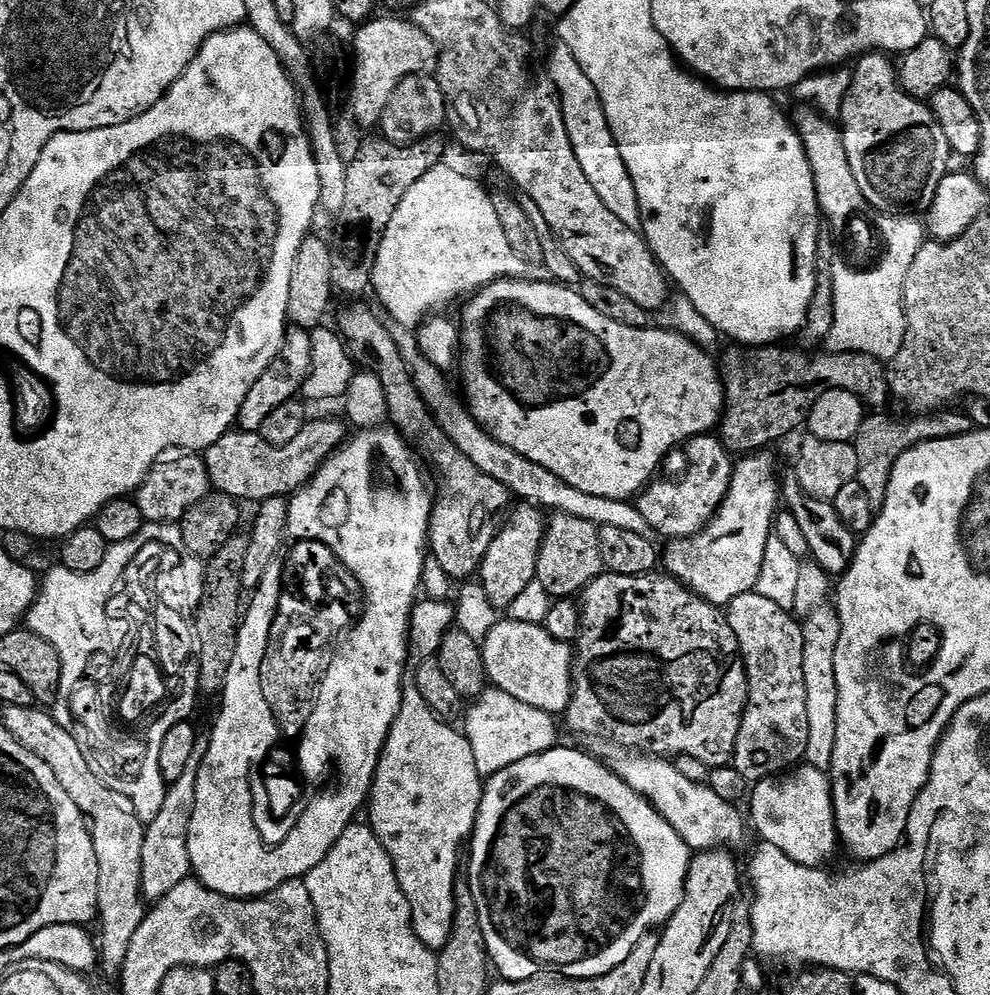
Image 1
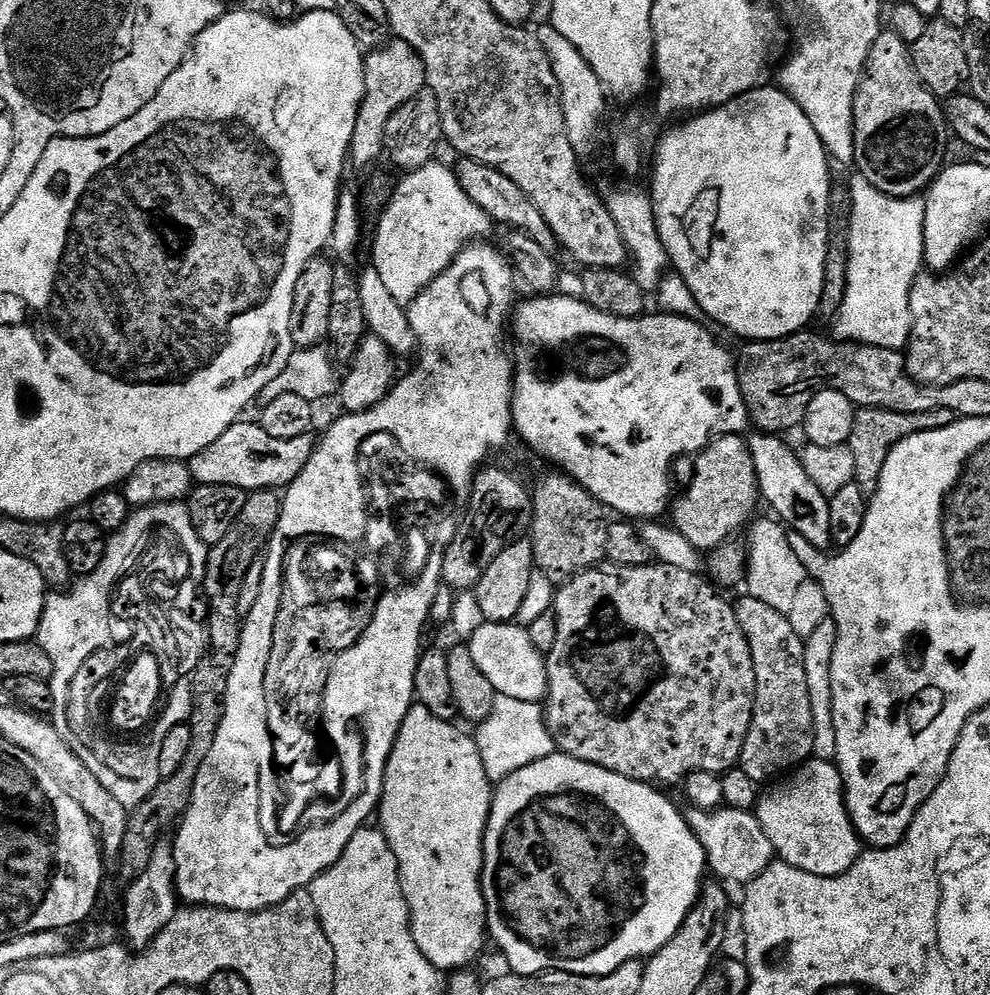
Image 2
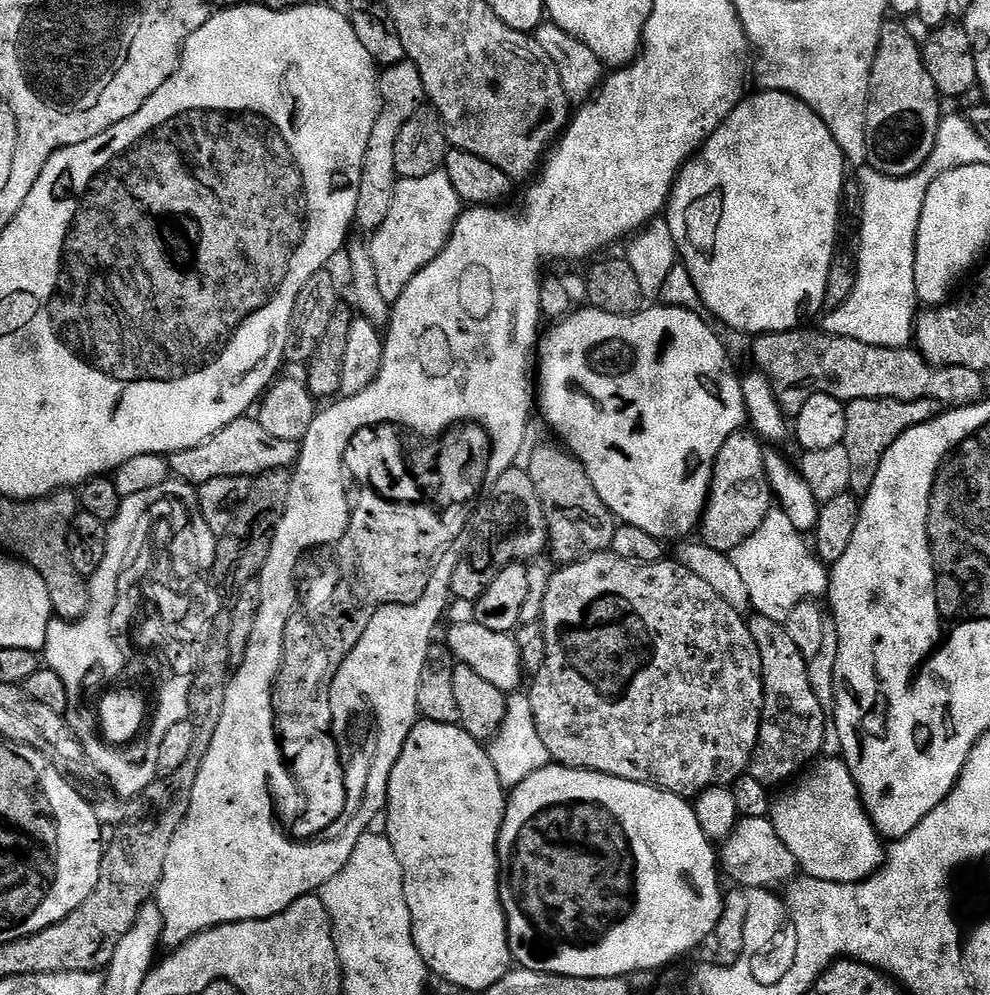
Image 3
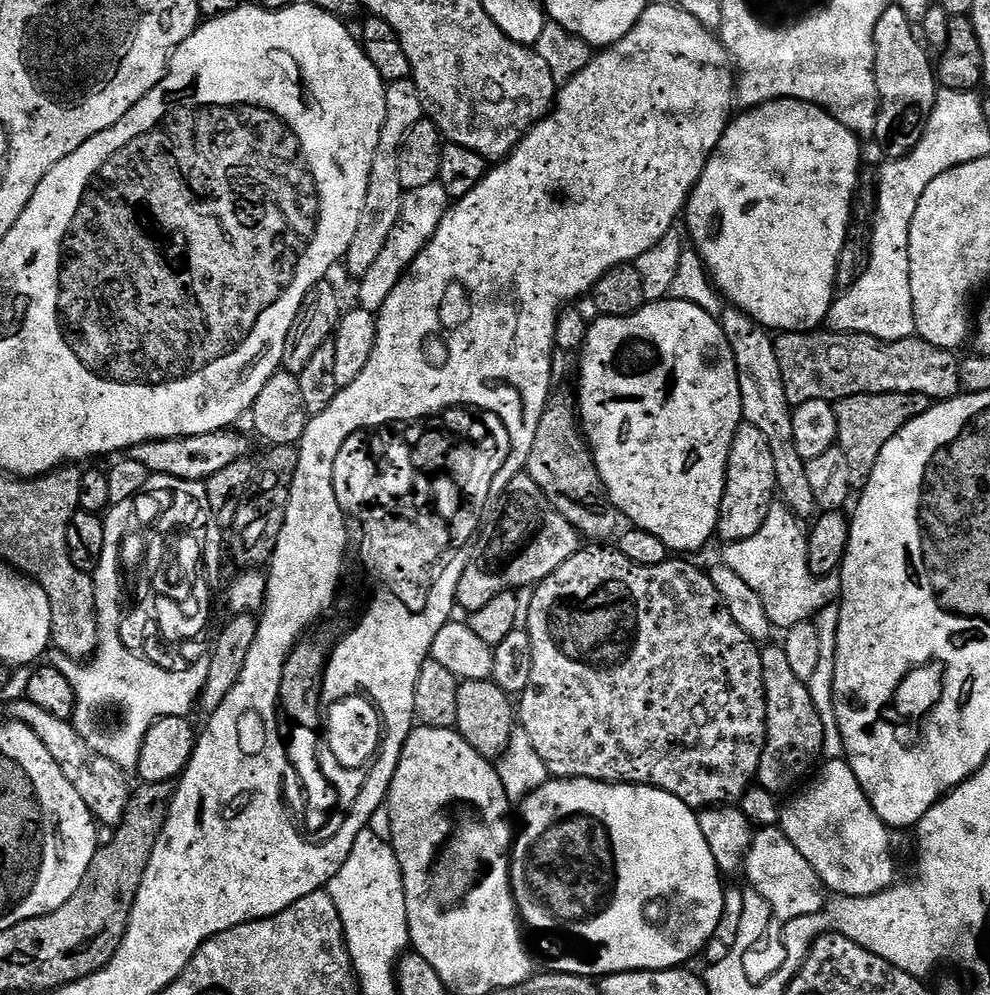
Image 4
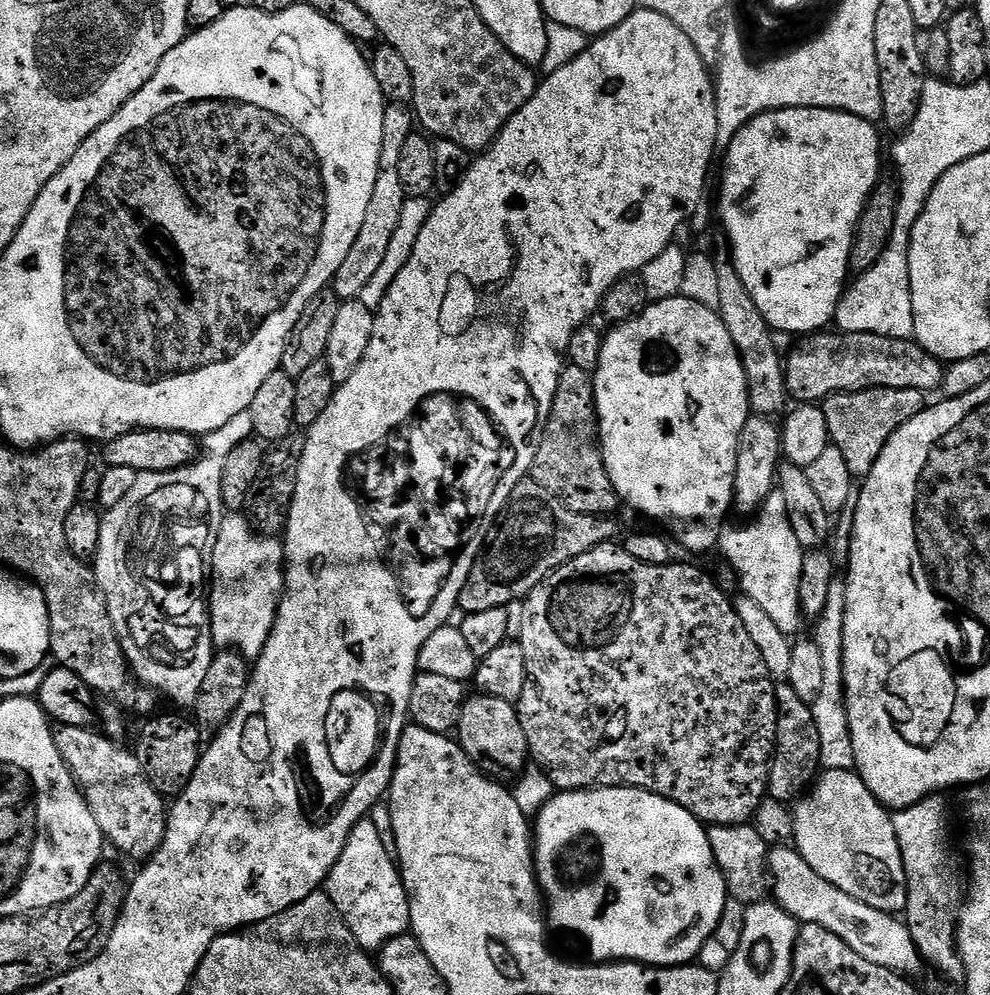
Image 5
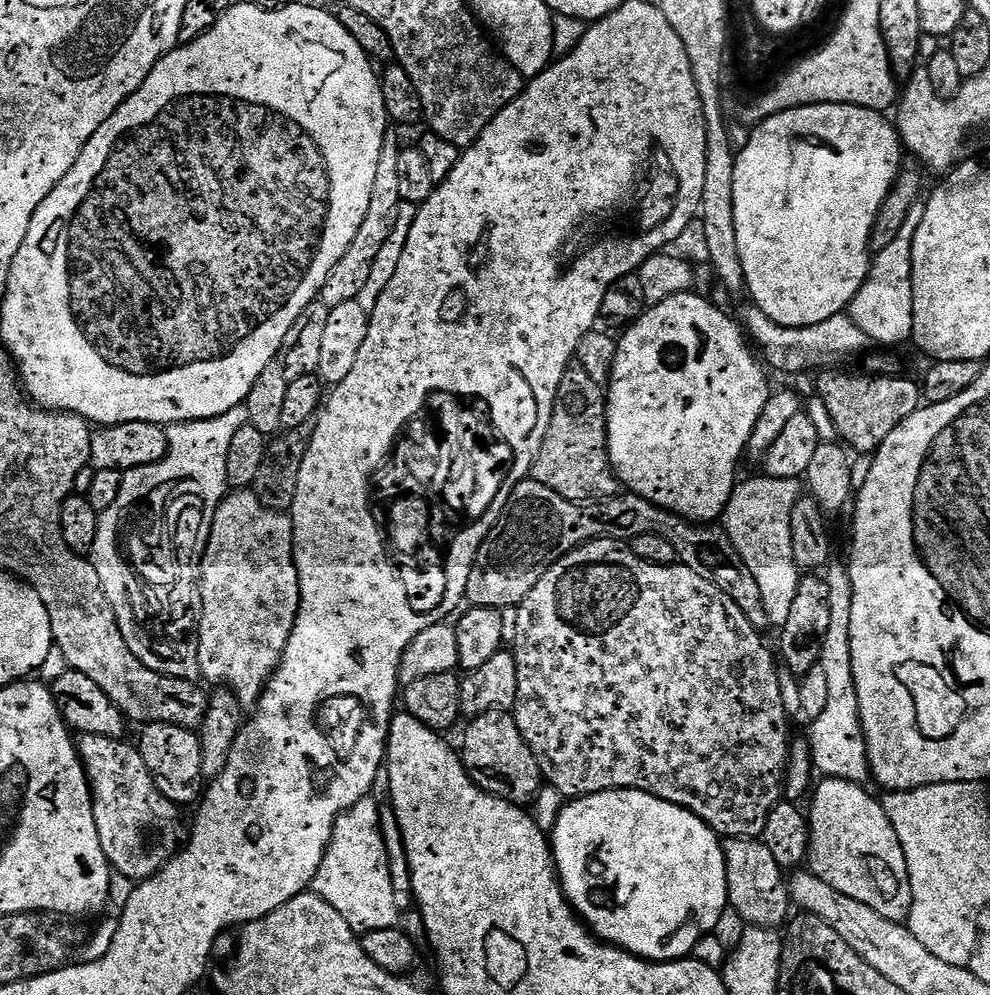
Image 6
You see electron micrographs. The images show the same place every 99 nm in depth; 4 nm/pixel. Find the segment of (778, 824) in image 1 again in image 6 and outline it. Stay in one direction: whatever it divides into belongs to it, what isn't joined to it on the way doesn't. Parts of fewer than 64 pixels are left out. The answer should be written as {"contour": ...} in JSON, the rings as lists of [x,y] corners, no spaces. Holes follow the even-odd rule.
{"contour":[[[827,778],[821,779],[815,785],[810,796],[812,809],[809,807],[806,812],[808,831],[812,833],[810,871],[818,878],[822,878],[822,882],[832,884],[834,890],[846,894],[846,898],[854,898],[854,902],[870,906],[870,910],[882,914],[882,918],[904,922],[907,921],[912,905],[906,854],[902,854],[902,842],[898,842],[898,834],[894,834],[890,818],[886,818],[883,803],[879,799],[875,800],[868,790],[863,784]]]}

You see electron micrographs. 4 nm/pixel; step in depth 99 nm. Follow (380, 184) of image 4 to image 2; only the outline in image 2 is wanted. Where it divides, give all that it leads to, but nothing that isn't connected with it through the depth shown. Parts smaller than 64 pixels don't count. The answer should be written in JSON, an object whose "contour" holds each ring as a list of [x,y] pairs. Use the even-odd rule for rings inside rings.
{"contour":[[[389,39],[379,48],[371,49],[364,58],[364,97],[354,126],[354,138],[348,147],[350,164],[356,168],[372,168],[385,155],[386,122],[410,98],[425,91],[424,63],[419,54],[404,40]]]}

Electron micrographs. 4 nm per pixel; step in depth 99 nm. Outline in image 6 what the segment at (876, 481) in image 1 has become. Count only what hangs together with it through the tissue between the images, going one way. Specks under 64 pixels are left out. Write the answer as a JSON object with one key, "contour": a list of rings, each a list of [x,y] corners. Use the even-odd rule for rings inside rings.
{"contour":[[[824,372],[816,380],[815,395],[820,396],[826,404],[827,413],[833,419],[836,435],[853,453],[875,453],[877,448],[883,446],[886,438],[910,418],[922,406],[922,388],[919,383],[907,380],[904,374],[898,376],[835,376],[832,372]]]}

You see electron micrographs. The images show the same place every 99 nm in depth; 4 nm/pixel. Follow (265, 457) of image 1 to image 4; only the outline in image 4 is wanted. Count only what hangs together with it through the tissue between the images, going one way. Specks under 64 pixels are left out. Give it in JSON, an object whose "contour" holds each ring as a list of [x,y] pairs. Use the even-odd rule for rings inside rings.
{"contour":[[[239,430],[211,432],[201,436],[175,436],[169,440],[142,442],[130,450],[130,458],[134,462],[142,462],[149,474],[206,482],[211,476],[218,474],[218,470],[230,466],[230,462],[238,462],[249,455],[248,439]]]}

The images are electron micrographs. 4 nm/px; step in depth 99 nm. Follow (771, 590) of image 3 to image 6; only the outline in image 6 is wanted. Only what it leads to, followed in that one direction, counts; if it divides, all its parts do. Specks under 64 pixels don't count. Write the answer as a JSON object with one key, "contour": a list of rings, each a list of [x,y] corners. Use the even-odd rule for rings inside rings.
{"contour":[[[767,474],[759,475],[753,480],[741,479],[737,483],[728,508],[724,511],[722,527],[730,542],[734,542],[742,562],[746,562],[750,574],[754,574],[758,590],[762,590],[762,606],[766,608],[769,625],[783,626],[786,614],[790,614],[796,584],[801,577],[794,562],[790,522],[796,503],[802,498],[802,484],[799,479],[787,480]]]}

